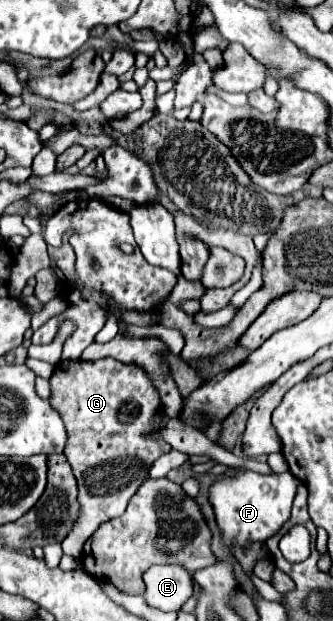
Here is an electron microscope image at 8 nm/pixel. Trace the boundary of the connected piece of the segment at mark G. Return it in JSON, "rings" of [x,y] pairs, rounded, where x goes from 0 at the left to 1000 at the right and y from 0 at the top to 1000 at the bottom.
{"rings":[[[312,575],[294,581],[180,581],[150,607],[150,626],[150,652],[180,665],[198,688],[204,710],[192,733],[204,736],[204,746],[234,768],[234,800],[246,816],[240,833],[228,836],[228,849],[186,871],[186,884],[198,894],[240,897],[264,865],[300,849],[300,842],[372,826],[402,791],[438,775],[462,742],[480,733],[505,729],[517,720],[486,704],[456,704],[468,697],[456,678],[474,665],[492,662],[492,652],[480,646],[480,630],[456,620],[456,607],[444,607],[444,601],[432,601],[432,594],[420,594],[414,588],[366,585],[336,575]]]}

